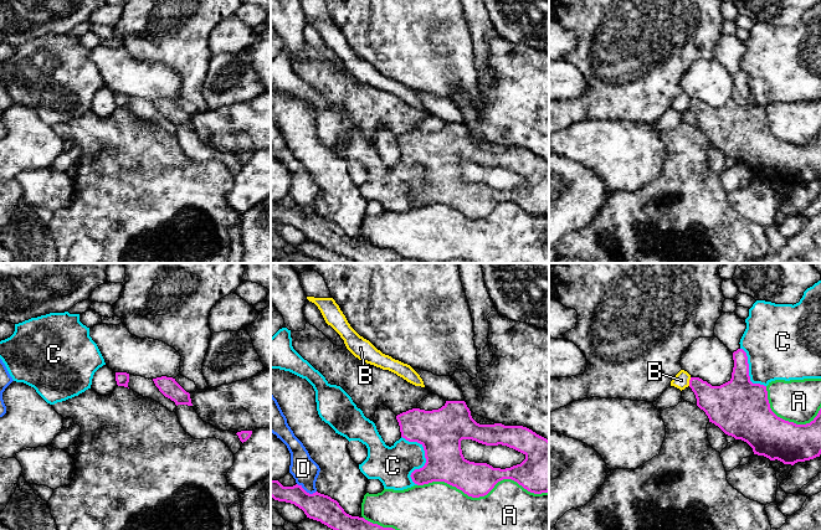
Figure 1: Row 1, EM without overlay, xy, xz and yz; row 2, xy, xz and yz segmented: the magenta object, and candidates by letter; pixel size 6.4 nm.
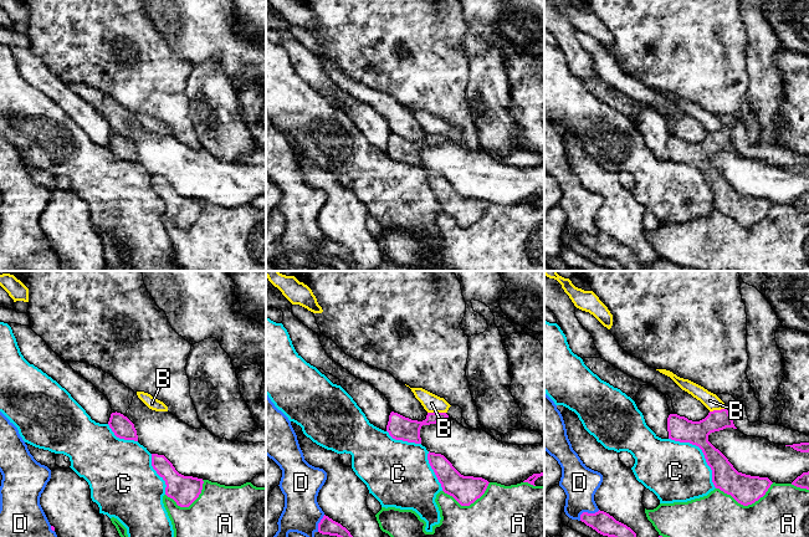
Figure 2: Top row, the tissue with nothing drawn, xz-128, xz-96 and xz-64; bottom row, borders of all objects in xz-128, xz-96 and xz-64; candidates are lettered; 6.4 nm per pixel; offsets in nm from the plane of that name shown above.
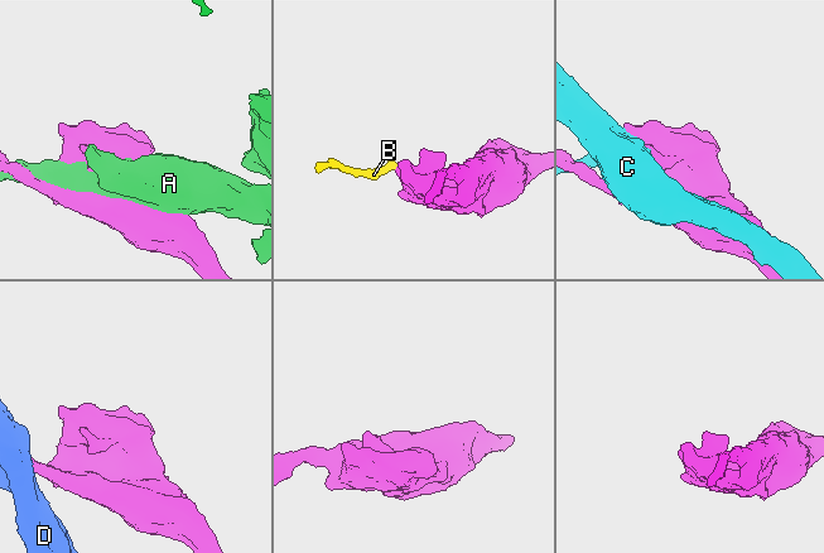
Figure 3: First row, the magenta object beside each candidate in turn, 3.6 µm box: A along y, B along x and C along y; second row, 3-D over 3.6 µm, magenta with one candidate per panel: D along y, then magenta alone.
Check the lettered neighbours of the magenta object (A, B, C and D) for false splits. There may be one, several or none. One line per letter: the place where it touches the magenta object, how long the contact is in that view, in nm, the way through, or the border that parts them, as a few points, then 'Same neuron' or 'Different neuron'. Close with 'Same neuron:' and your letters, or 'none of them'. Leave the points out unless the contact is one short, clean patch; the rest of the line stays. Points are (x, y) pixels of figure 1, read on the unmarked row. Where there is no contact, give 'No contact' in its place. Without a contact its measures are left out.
A: Touches magenta at xz (483, 217). Shared border 850 nm. Different neuron
B: Touches magenta at yz (689, 103). Shared border 60 nm. Boundary: yz (691, 99), (688, 107). Different neuron
C: Touches magenta at xz (425, 179). Shared border 340 nm. Different neuron
D: Touches magenta at xz (306, 214). Shared border 140 nm. Boundary: xz (297, 205), (309, 215), (316, 214). Different neuron
Same neuron: none of them

